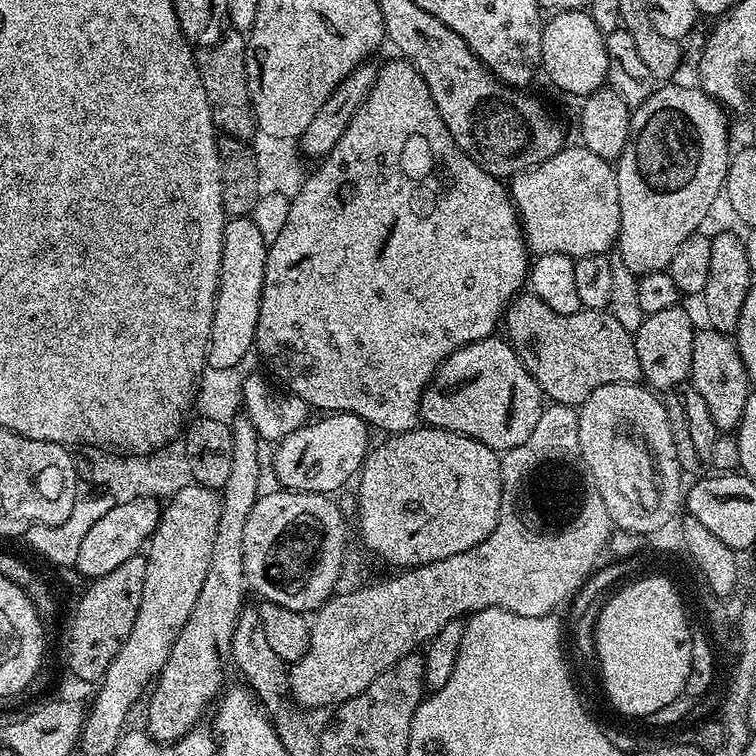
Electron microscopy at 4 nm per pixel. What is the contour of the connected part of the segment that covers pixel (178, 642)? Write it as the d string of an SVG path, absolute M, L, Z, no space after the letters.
M236 418L230 424L234 440L234 455L230 478L226 478L226 486L220 496L220 521L218 534L214 538L214 554L210 554L210 570L206 570L206 582L202 582L202 591L194 602L194 610L190 610L190 618L186 618L186 626L174 638L174 646L170 650L170 658L166 658L164 669L156 677L150 688L148 700L148 725L146 731L153 740L171 742L179 740L186 732L201 723L204 711L212 699L215 701L221 693L220 683L224 680L224 663L227 665L232 651L232 635L245 607L244 588L246 592L246 577L244 574L244 555L242 554L242 538L246 534L246 518L250 518L250 510L254 510L254 502L260 499L260 447L262 441L254 426L247 418Z

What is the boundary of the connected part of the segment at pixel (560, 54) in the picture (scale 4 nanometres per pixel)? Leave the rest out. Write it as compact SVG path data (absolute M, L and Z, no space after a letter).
M587 11L558 12L549 15L543 25L542 65L543 75L552 79L556 88L583 98L605 87L608 78L608 55L606 54L605 33L594 26L594 18Z

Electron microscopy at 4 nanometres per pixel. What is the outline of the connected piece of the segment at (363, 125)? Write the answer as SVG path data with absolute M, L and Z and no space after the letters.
M395 58L383 69L377 71L376 81L370 90L370 94L362 102L362 106L358 106L358 110L354 114L354 118L350 118L350 126L346 126L346 134L342 134L342 138L338 138L338 142L334 146L334 150L330 150L330 154L324 157L315 165L316 168L312 173L303 177L303 184L298 189L296 196L291 197L289 213L286 214L286 224L279 231L278 238L274 238L274 242L268 246L266 254L266 274L262 282L262 302L258 310L258 326L256 327L256 343L255 351L260 351L262 359L268 363L268 368L281 380L283 387L287 389L291 395L302 398L308 403L309 409L316 410L321 408L321 413L331 414L348 412L350 415L356 415L365 421L373 429L381 428L384 434L399 434L409 432L418 427L418 413L420 411L420 399L424 393L426 385L432 383L432 375L436 372L440 364L449 356L454 354L462 346L473 344L479 340L493 335L501 327L504 319L504 313L508 310L508 305L521 295L523 286L530 276L530 253L528 244L524 240L524 230L520 227L520 216L516 213L516 206L512 202L511 191L506 187L503 179L492 176L483 168L481 164L477 164L471 156L468 156L460 147L458 142L454 142L454 138L450 134L450 130L446 130L446 122L442 122L442 114L438 114L438 106L434 106L434 98L430 98L430 90L426 86L426 82L422 78L422 74L418 72L416 67L409 64L403 58Z

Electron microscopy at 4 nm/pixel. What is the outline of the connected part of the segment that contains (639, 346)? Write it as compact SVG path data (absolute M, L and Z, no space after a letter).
M684 306L645 315L641 328L634 334L634 339L638 362L642 366L647 387L653 390L667 390L685 383L691 377L694 334L697 331L697 325L692 325L692 316Z

